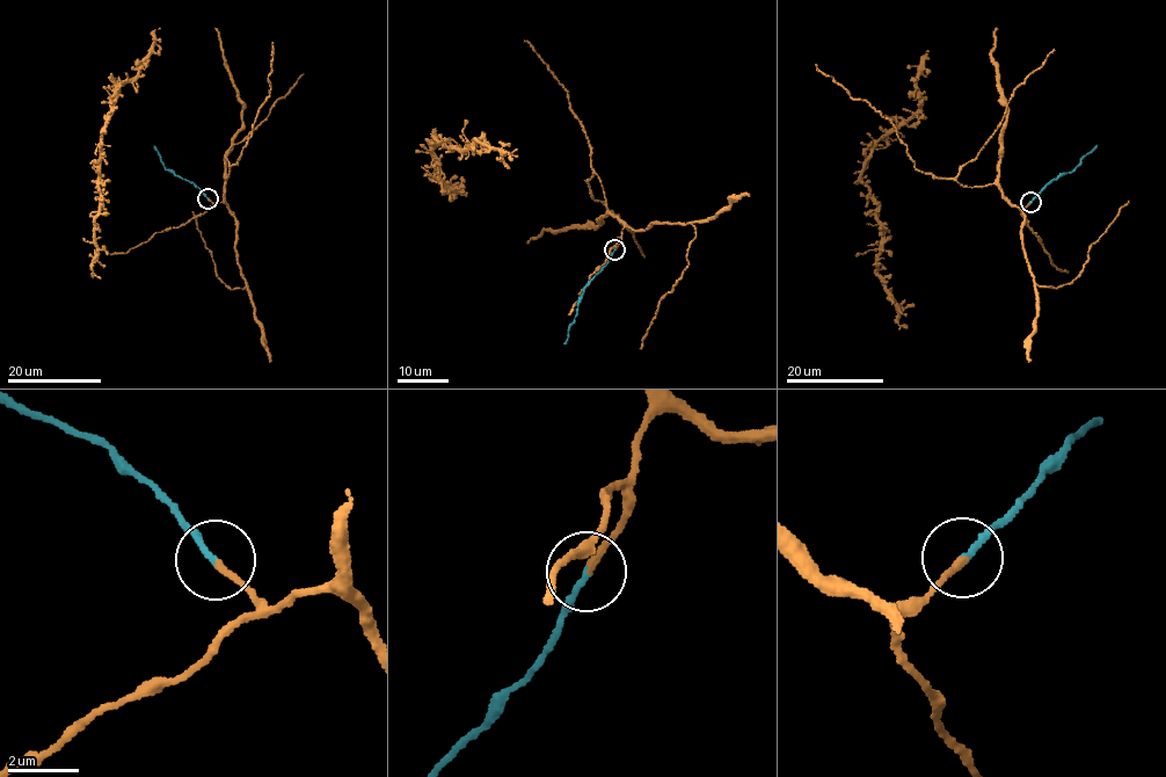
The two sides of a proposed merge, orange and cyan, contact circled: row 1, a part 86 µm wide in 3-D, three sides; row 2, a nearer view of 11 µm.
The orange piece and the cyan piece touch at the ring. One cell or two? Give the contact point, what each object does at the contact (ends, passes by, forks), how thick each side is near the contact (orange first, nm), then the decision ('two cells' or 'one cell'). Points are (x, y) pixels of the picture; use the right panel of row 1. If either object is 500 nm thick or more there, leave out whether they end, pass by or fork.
place (1030, 202); orange ends; cyan ends; calibres 200 and 170 nm; one cell

